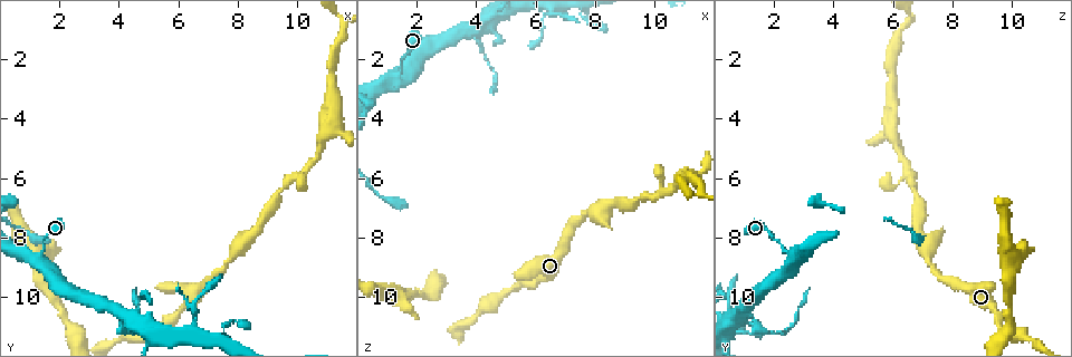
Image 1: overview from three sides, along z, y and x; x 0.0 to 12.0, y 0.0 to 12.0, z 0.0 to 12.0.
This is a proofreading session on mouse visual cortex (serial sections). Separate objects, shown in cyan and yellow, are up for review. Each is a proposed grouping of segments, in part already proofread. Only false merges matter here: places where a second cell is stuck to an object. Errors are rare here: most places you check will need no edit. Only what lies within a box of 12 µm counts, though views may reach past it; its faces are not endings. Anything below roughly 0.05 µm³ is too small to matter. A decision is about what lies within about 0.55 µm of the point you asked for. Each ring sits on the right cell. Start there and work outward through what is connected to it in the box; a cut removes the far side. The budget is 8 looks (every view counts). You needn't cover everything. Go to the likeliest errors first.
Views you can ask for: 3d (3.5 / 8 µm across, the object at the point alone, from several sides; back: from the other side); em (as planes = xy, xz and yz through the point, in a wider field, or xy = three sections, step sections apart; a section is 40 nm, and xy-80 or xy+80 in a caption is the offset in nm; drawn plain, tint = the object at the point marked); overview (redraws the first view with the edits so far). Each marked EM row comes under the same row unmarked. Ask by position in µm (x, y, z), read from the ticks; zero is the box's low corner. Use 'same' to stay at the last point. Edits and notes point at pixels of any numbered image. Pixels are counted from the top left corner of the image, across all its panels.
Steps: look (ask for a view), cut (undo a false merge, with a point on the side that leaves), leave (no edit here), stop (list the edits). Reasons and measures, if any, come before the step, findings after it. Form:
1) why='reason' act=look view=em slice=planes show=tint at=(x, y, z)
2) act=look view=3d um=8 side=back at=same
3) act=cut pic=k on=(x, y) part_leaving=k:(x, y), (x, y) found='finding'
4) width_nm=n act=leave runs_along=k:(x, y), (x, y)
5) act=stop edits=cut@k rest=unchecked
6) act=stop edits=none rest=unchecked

why='sharp bend' act=look view=3d um=3.5 at=(1.3, 8.7, 2.7)

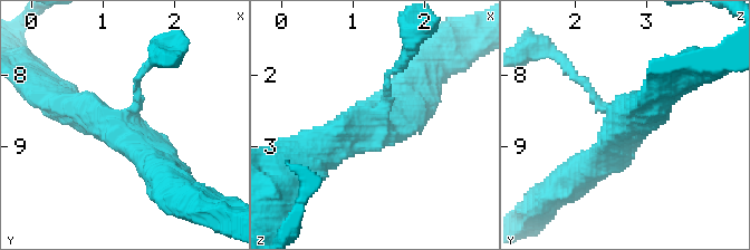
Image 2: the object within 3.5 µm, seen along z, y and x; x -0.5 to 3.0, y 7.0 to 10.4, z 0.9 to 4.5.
act=look view=em slice=xy step=1 show=tint at=(1.25, 8.70, 2.60)

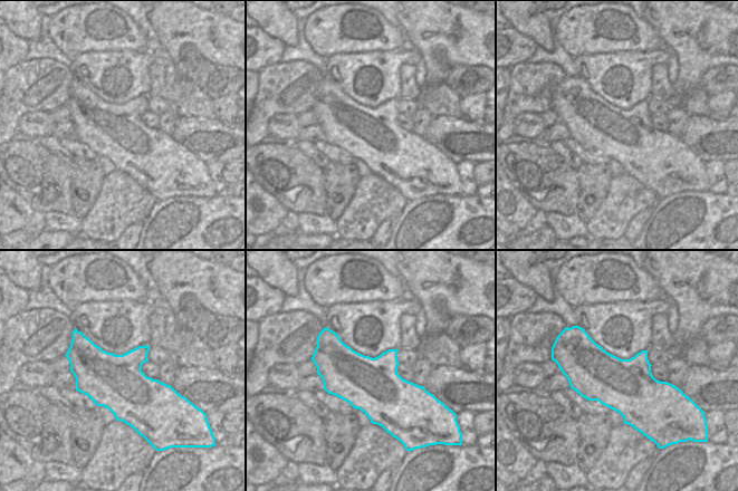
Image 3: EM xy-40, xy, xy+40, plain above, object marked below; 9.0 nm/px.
arm_widths_nm=150,450,450 act=leave runs_along=2:(140, 74), (123, 128), (156, 170) found='one cell here'

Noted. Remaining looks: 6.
why='thick turns thin' act=look view=3d um=3.5 at=(4.0, 10.3, 0.9)

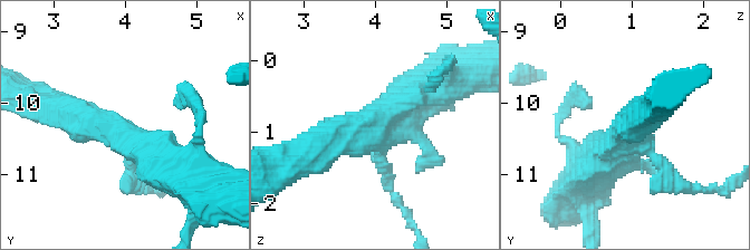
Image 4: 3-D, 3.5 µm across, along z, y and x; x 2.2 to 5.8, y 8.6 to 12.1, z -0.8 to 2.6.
act=look view=em slice=xy step=5 show=tint at=(3.95, 10.40, 0.90)

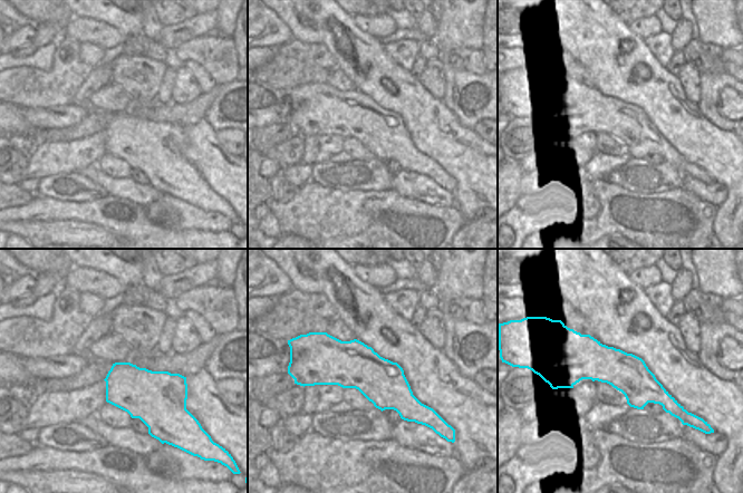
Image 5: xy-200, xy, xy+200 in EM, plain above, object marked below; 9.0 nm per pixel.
act=cut pic=4 on=(688, 185) part_leaving=4:(656, 159), (690, 190), (733, 186) found='two cells meet here'

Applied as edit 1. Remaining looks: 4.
act=look view=3d um=3.5 at=(7.9, 8.3, 7.1)

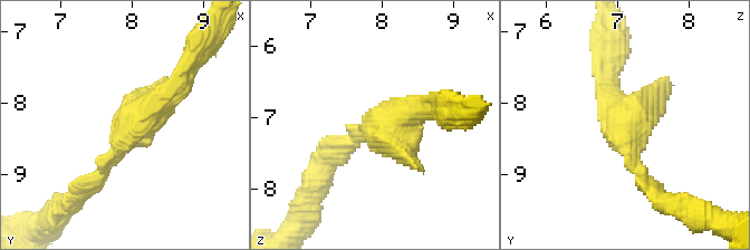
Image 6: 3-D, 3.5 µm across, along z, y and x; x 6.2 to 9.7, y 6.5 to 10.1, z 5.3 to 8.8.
act=look view=em slice=xy step=2 show=tint at=(8.00, 8.25, 7.15)

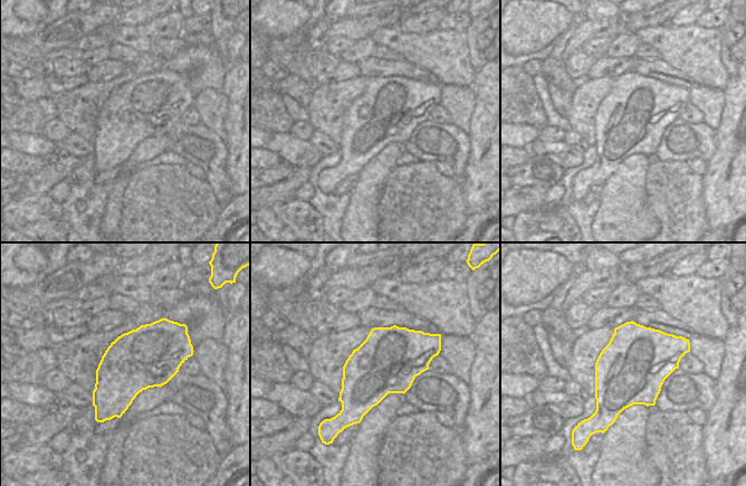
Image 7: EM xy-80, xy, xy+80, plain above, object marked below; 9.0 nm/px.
width_nm=550 act=leave runs_along=6:(94, 181), (124, 130), (182, 75) found='one cell here'

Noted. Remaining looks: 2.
why='three-way junction' act=look view=3d um=3.5 at=(10.2, 5.9, 6.4)

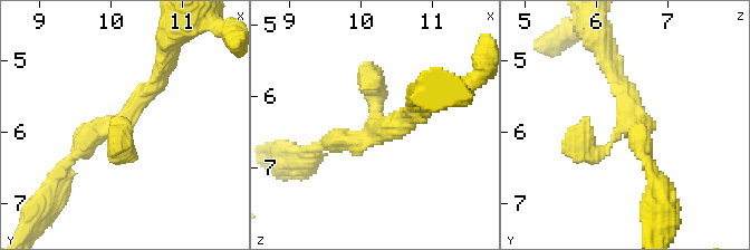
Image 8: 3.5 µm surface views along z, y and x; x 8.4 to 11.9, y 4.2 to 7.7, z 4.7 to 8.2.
arms=3 arm_widths_nm=200,200,250 why='shape alone is not enough' act=look view=em slice=planes show=tint at=(10.15, 5.85, 6.50)

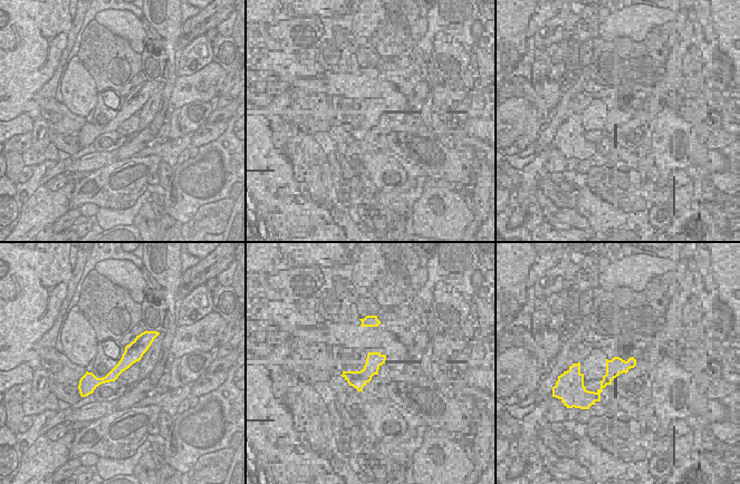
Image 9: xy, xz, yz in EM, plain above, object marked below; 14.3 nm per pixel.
act=leave runs_along=8:(66, 164), (152, 89), (162, 65) found='continuous, no second cell'

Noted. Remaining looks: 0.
act=stop edits=cut@4 rest=unchecked

